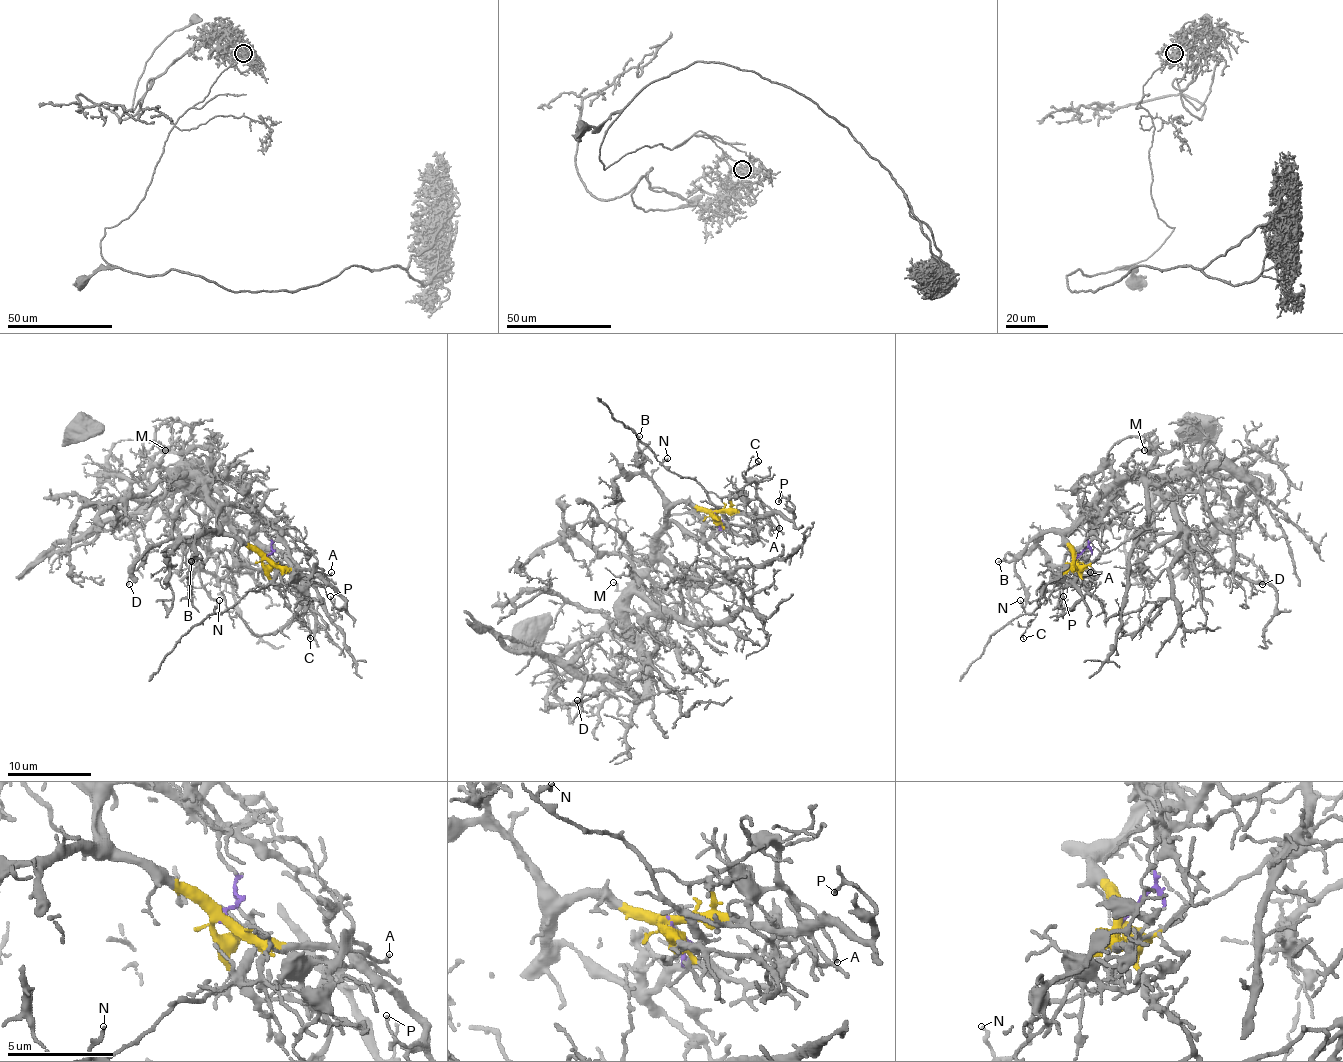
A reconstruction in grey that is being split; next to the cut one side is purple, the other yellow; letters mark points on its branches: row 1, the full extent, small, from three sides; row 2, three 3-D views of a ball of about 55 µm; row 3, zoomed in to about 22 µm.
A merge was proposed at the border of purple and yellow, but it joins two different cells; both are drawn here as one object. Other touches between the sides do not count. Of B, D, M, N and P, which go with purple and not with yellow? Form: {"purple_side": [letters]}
{"purple_side": ["N"]}

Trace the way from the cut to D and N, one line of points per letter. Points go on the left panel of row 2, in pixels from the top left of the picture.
D: (267, 559), (221, 528), (204, 486), (181, 476), (194, 469), (192, 482), (127, 519), (138, 549), (129, 584)
N: (267, 559), (271, 549), (277, 561), (277, 574), (267, 584), (248, 590), (219, 613), (215, 609), (219, 601)

